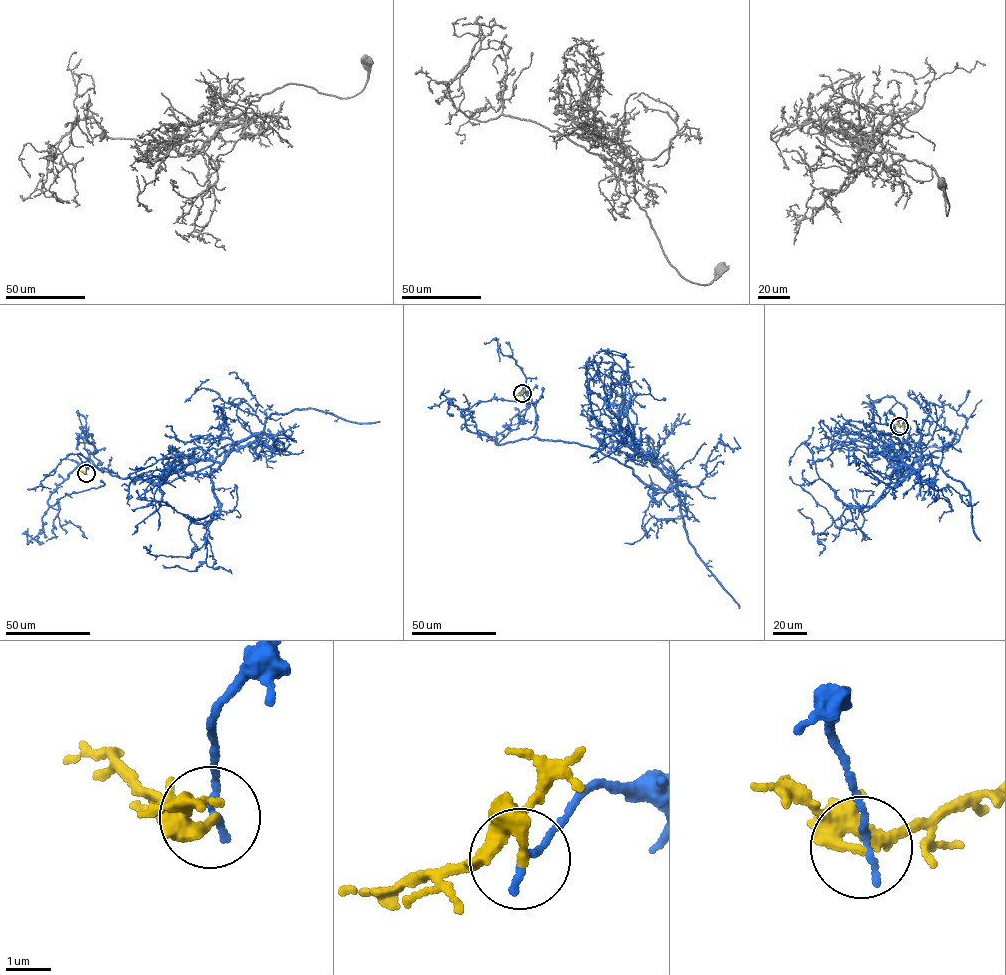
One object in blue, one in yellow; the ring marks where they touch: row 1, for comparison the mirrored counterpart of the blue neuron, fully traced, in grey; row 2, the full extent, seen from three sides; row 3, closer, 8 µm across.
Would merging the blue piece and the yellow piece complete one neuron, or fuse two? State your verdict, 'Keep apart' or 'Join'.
Keep apart

